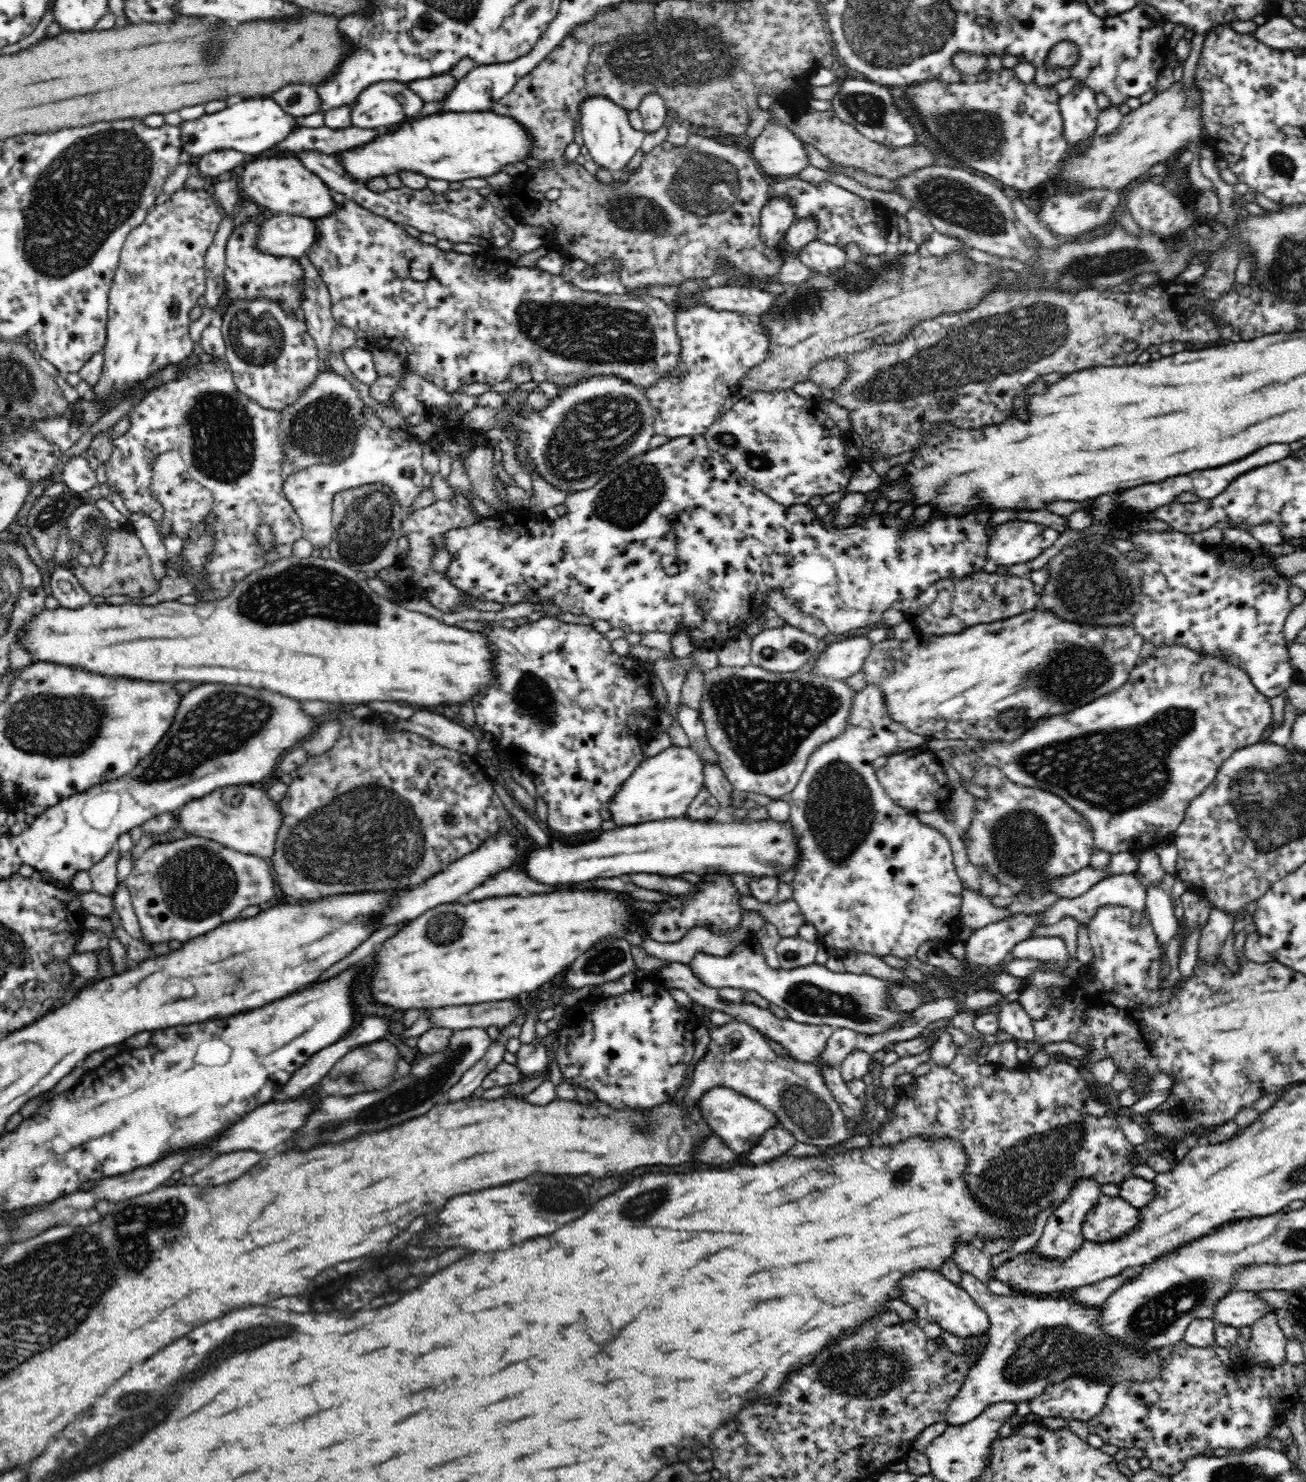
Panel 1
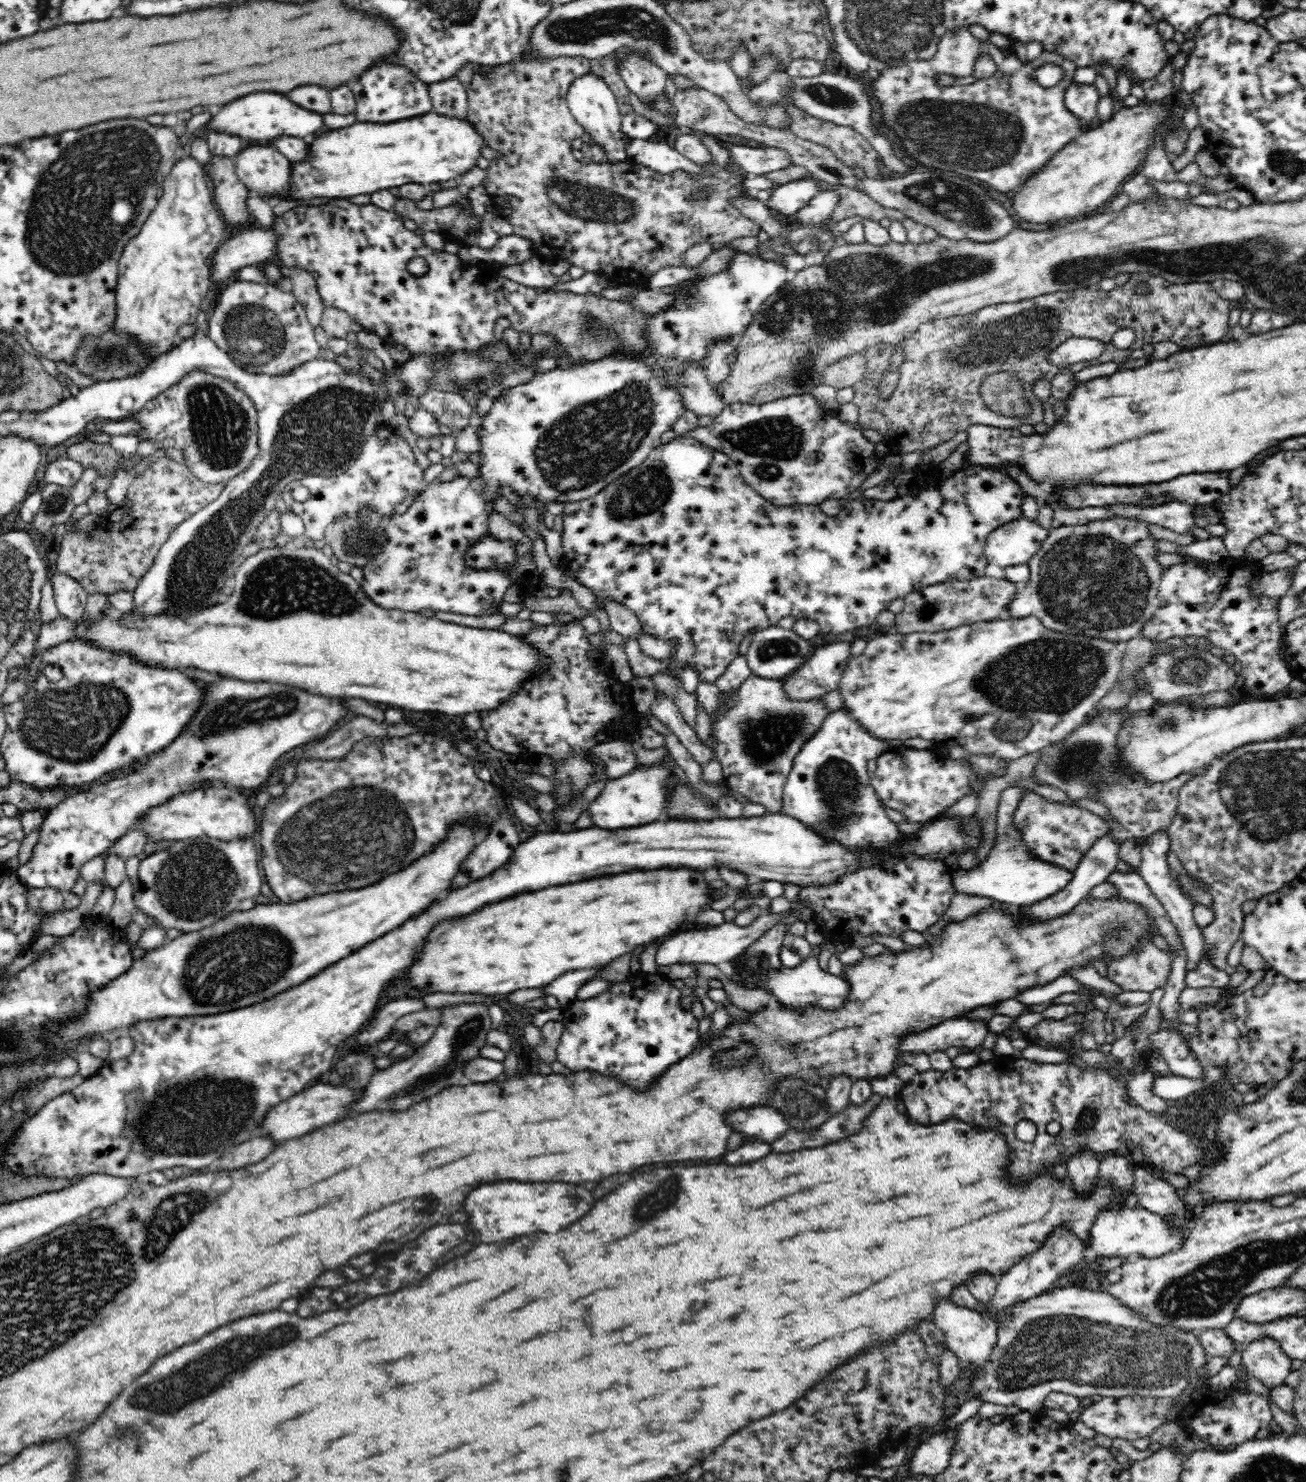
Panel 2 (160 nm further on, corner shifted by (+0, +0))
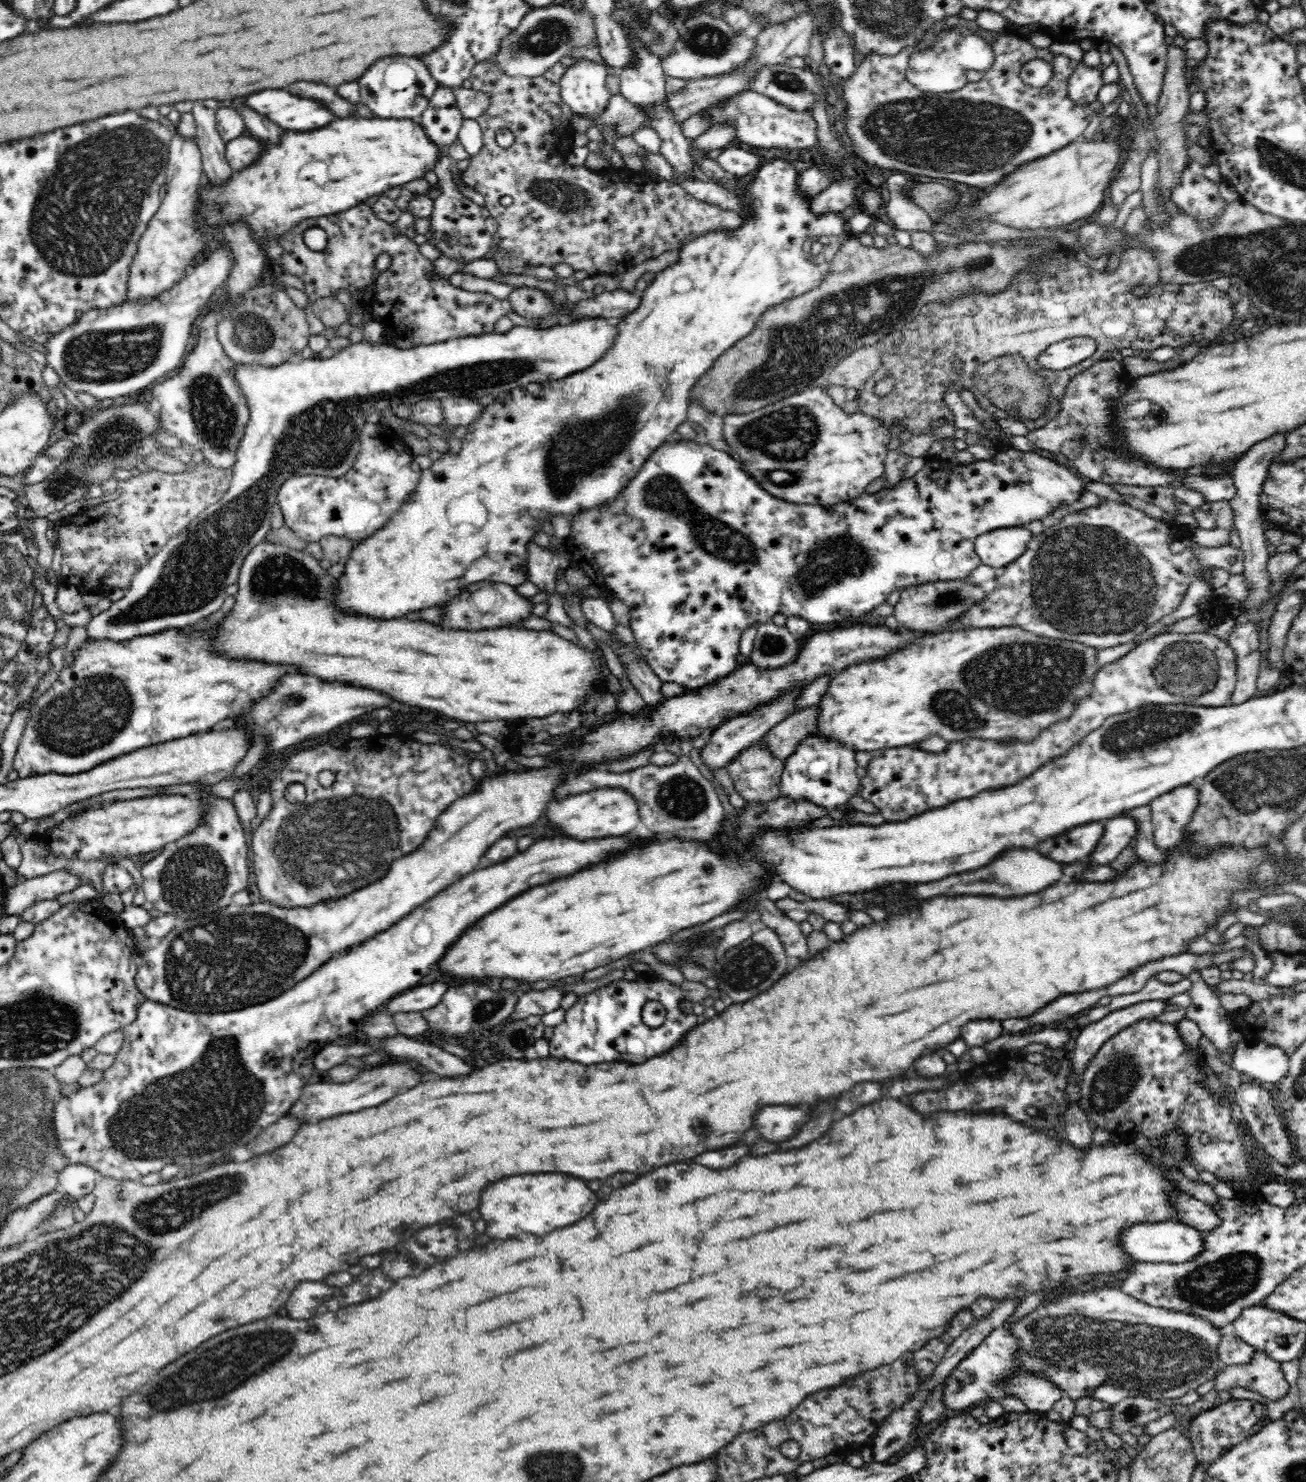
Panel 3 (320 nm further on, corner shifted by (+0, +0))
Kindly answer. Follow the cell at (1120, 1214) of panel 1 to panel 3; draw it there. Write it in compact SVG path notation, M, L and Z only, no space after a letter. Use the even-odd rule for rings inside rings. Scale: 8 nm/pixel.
M1160 1222L1160 1224L1140 1224L1124 1232L1122 1244L1126 1254L1140 1262L1165 1262L1180 1264L1190 1262L1205 1249L1205 1234L1181 1222Z

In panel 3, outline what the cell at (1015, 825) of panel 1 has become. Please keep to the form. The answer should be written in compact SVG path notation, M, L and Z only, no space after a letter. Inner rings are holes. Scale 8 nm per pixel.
M1102 821L1078 826L1076 830L1068 830L1068 834L1054 838L1052 842L1038 844L1038 852L1056 862L1076 862L1093 852L1104 829L1105 823Z

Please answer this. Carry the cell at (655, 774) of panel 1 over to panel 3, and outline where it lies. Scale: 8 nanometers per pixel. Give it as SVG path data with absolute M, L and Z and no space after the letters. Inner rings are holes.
M616 788L594 789L588 792L572 794L566 798L558 798L548 804L542 820L546 826L558 828L566 832L566 836L576 840L592 840L592 838L606 838L606 836L622 836L630 832L640 821L638 805L632 795Z

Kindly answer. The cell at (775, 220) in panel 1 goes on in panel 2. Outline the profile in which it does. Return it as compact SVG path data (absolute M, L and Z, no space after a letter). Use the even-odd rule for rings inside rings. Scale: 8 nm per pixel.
M806 175L783 185L777 185L776 189L765 195L765 201L770 211L794 219L797 213L810 203L818 190L820 191L818 179Z

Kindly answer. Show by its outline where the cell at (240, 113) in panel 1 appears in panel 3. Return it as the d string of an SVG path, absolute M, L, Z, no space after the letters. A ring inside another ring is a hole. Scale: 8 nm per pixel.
M284 89L261 90L250 93L243 100L283 130L313 131L324 128L337 118L323 102L314 98L300 98L299 95L292 96L291 92L284 92Z

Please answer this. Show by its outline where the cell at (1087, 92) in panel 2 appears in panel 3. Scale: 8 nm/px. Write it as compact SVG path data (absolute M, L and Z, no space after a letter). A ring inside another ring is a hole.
M1082 58L1068 79L1067 89L1074 102L1089 105L1097 99L1101 85L1102 68L1086 65Z

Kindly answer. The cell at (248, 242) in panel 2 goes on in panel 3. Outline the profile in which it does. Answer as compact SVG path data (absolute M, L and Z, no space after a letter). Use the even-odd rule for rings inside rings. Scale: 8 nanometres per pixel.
M218 249L172 288L154 298L128 298L110 308L84 312L76 322L48 338L43 353L46 365L56 371L59 382L72 392L90 394L101 403L118 401L124 394L154 384L181 366L192 322L208 307L214 290L224 285L232 266L230 252Z

